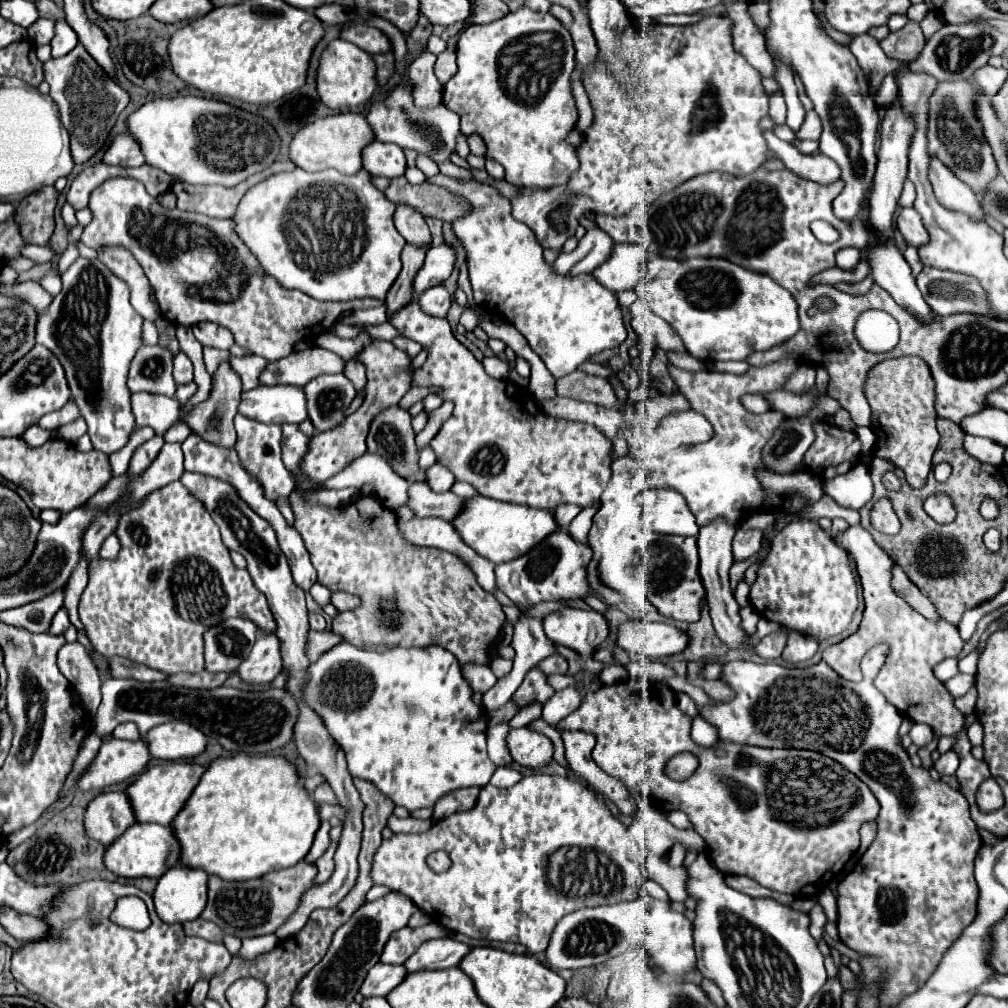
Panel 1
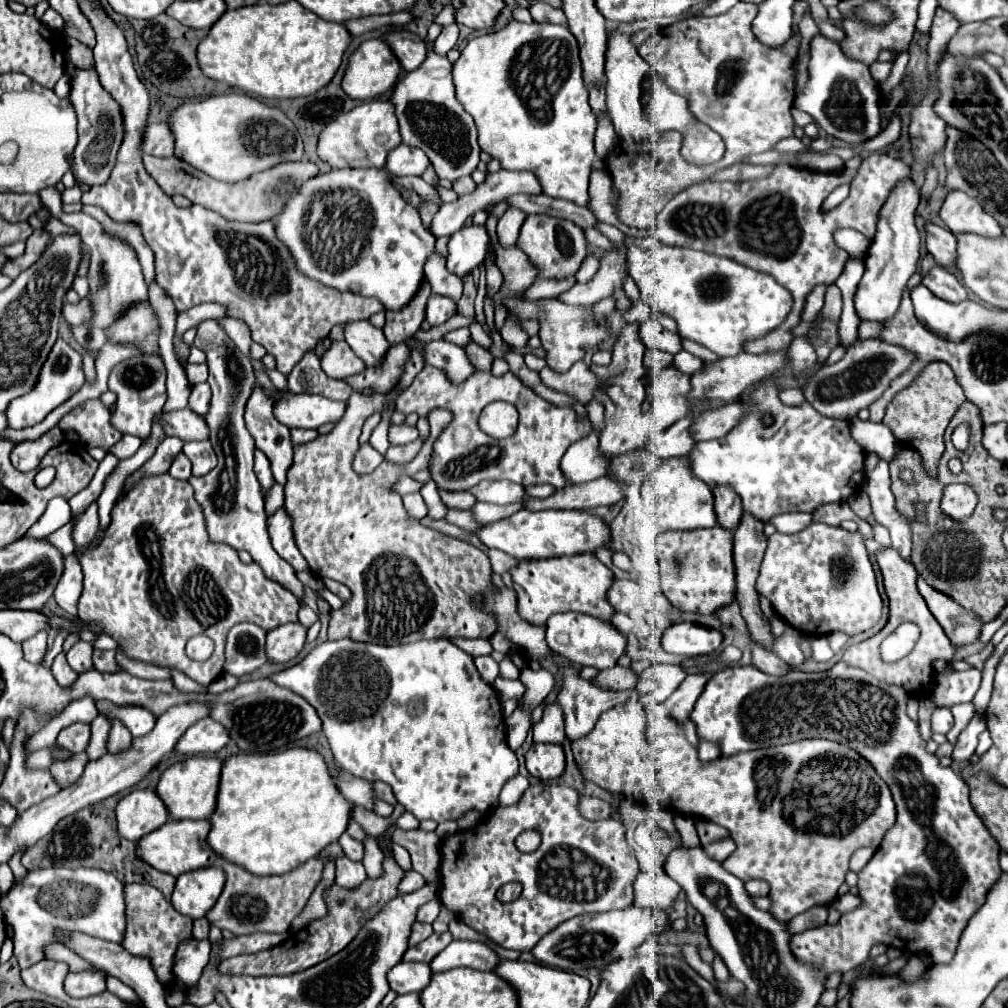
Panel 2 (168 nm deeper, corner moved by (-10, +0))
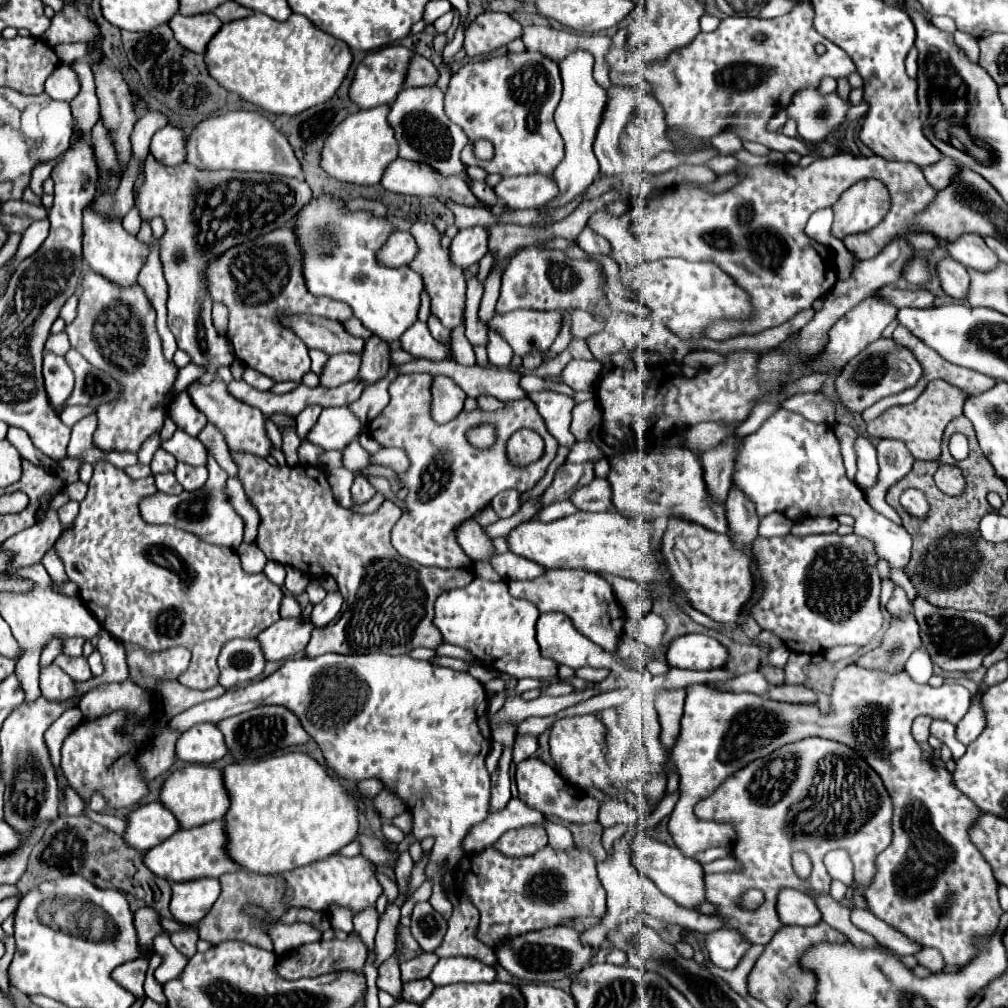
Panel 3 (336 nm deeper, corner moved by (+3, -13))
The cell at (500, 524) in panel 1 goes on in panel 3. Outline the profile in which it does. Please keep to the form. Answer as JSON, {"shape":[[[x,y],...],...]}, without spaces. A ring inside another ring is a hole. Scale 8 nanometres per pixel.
{"shape":[[[574,513],[572,517],[552,523],[540,523],[532,519],[514,527],[504,539],[508,551],[546,569],[586,569],[596,573],[632,577],[638,583],[652,583],[656,579],[670,581],[658,545],[652,545],[652,535],[648,531],[636,531],[636,527],[632,527],[632,521],[622,517],[620,513]]]}

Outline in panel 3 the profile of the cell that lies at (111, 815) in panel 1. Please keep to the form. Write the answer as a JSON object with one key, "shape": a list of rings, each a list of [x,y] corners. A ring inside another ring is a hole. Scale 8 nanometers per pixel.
{"shape":[[[146,803],[126,815],[124,841],[144,853],[154,845],[160,845],[178,829],[180,827],[174,821],[174,815],[170,815],[170,811],[162,807],[162,803]]]}

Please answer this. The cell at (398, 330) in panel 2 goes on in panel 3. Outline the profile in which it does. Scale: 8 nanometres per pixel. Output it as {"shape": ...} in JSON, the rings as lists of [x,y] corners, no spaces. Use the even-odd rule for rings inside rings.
{"shape":[[[372,335],[364,345],[362,367],[360,367],[358,377],[366,385],[372,385],[388,373],[388,367],[390,367],[390,345],[378,335]]]}

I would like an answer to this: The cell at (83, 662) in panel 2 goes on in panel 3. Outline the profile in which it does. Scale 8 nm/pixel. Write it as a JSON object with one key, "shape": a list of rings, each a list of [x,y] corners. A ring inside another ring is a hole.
{"shape":[[[48,665],[40,671],[40,691],[50,701],[68,699],[74,695],[74,681],[58,665]]]}

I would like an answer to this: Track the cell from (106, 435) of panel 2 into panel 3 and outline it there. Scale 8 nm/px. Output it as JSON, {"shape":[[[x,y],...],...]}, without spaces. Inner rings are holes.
{"shape":[[[108,461],[94,463],[90,489],[80,503],[74,527],[58,539],[56,549],[68,579],[78,585],[82,603],[114,639],[120,643],[134,643],[146,653],[160,653],[176,645],[188,647],[192,651],[192,663],[178,681],[190,689],[204,691],[218,683],[216,657],[222,645],[236,637],[256,639],[268,625],[276,623],[280,619],[278,609],[284,593],[270,583],[264,573],[244,573],[236,551],[206,545],[192,537],[192,533],[184,533],[174,525],[146,523],[140,513],[140,503],[156,493],[154,475],[134,481]]]}

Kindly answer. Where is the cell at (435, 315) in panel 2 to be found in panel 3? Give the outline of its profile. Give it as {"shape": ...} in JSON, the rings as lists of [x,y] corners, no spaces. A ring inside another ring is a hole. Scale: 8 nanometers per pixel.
{"shape":[[[416,321],[412,327],[408,327],[400,337],[400,341],[402,341],[402,349],[418,357],[432,361],[442,361],[446,357],[446,349],[432,337],[428,325],[422,321]]]}

